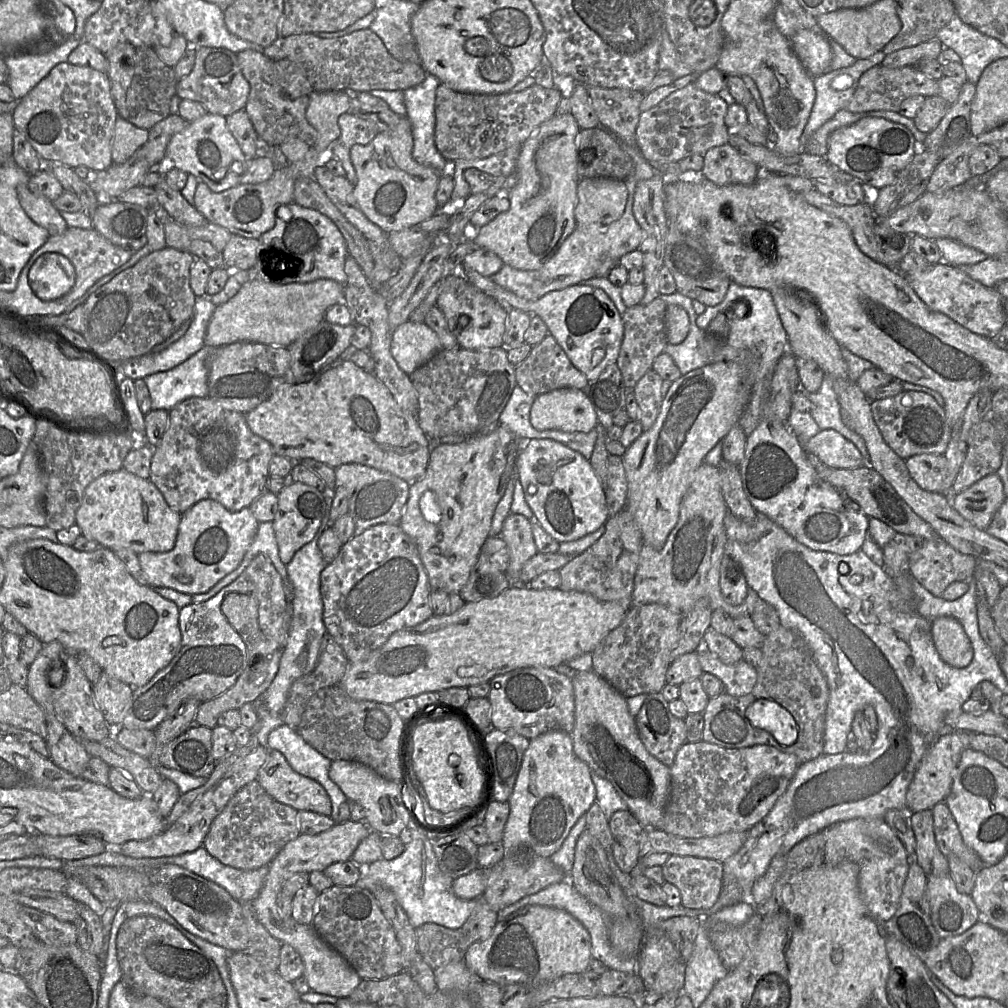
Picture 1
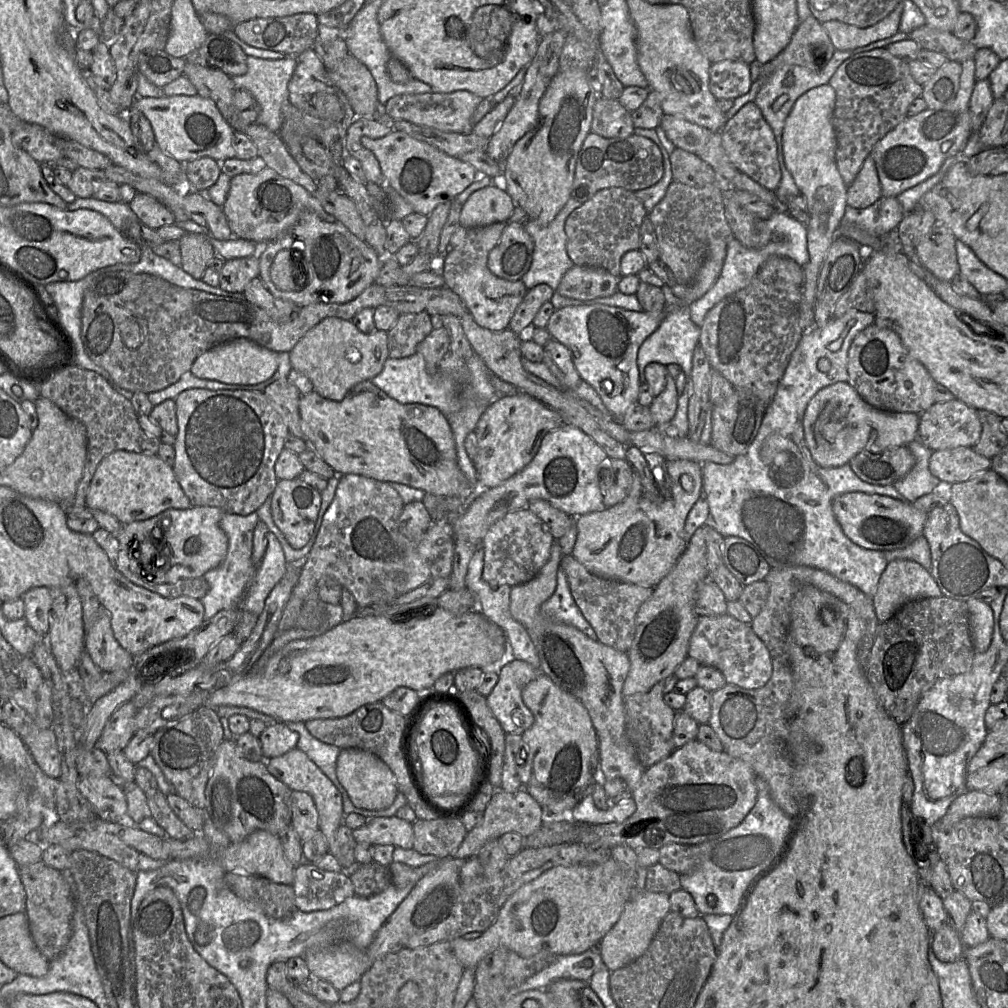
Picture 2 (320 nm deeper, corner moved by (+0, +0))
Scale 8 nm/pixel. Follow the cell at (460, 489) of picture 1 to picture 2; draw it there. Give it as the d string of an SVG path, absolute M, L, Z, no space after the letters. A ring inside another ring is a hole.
M525 392L502 397L491 404L474 430L477 454L472 462L480 488L497 487L522 471L538 452L544 436L562 426L564 419L559 412Z

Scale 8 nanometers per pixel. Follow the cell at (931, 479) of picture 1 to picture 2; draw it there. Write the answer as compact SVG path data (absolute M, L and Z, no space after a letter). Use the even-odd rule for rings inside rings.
M959 447L932 453L929 470L941 483L953 485L970 480L988 470L992 460L977 454L973 448Z

